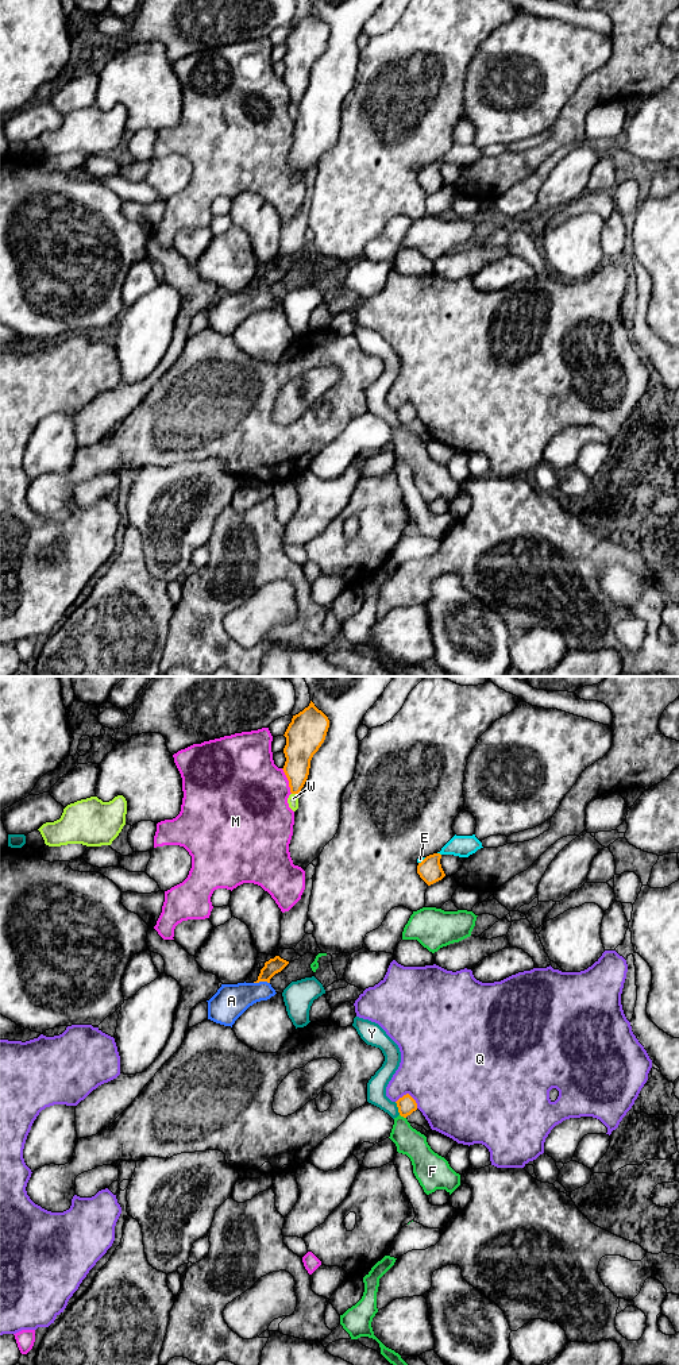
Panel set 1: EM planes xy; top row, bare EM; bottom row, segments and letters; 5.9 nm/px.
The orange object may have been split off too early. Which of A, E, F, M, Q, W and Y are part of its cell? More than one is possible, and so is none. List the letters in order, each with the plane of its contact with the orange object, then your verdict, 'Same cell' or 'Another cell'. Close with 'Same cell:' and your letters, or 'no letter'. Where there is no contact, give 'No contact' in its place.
A: Touches orange in xy. Same cell
E: Touches orange in xy. Another cell
F: Touches orange in xy. Another cell
M: Touches orange in xy. Another cell
Q: Touches orange in xy. Another cell
W: Touches orange in xy. Another cell
Y: Touches orange in xy. Another cell
Same cell: A

